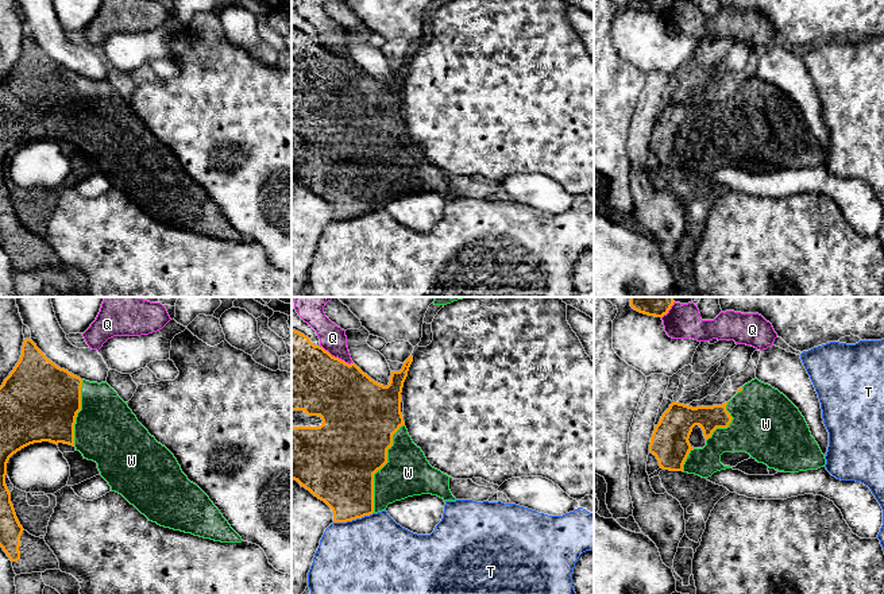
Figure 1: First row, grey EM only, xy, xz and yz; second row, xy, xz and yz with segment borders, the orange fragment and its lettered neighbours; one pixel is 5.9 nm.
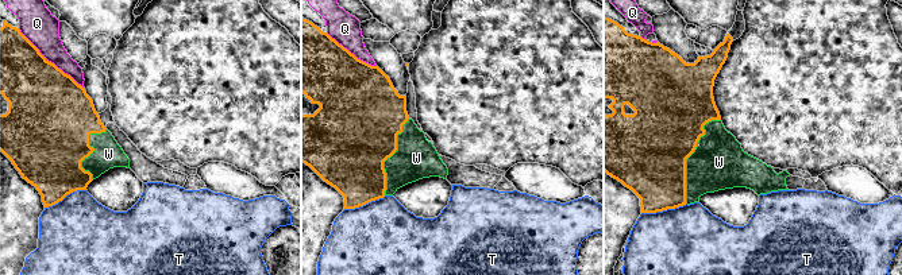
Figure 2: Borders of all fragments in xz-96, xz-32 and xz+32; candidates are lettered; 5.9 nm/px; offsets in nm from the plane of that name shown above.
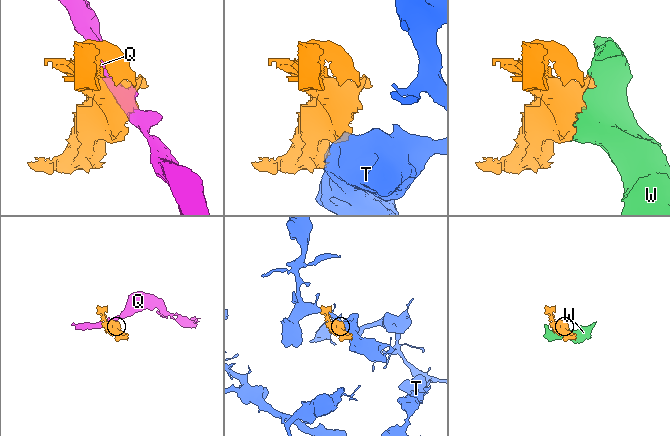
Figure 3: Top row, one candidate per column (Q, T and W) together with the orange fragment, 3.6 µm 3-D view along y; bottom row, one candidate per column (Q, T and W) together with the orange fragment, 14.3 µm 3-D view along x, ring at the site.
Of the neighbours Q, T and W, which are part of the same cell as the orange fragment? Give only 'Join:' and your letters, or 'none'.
Join: W

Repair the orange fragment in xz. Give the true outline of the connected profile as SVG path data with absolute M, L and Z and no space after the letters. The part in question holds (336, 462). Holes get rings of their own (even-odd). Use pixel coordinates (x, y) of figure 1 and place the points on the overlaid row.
M292 328L292 479L297 481L302 487L332 509L333 522L347 522L386 510L389 504L413 495L432 494L443 498L444 502L456 501L449 490L451 477L429 464L424 452L413 443L405 427L401 413L401 393L412 362L413 356L410 355L404 362L399 371L391 371L389 385L383 386L364 374L355 363L348 364L344 360L332 356L323 347L314 346L308 336Z

